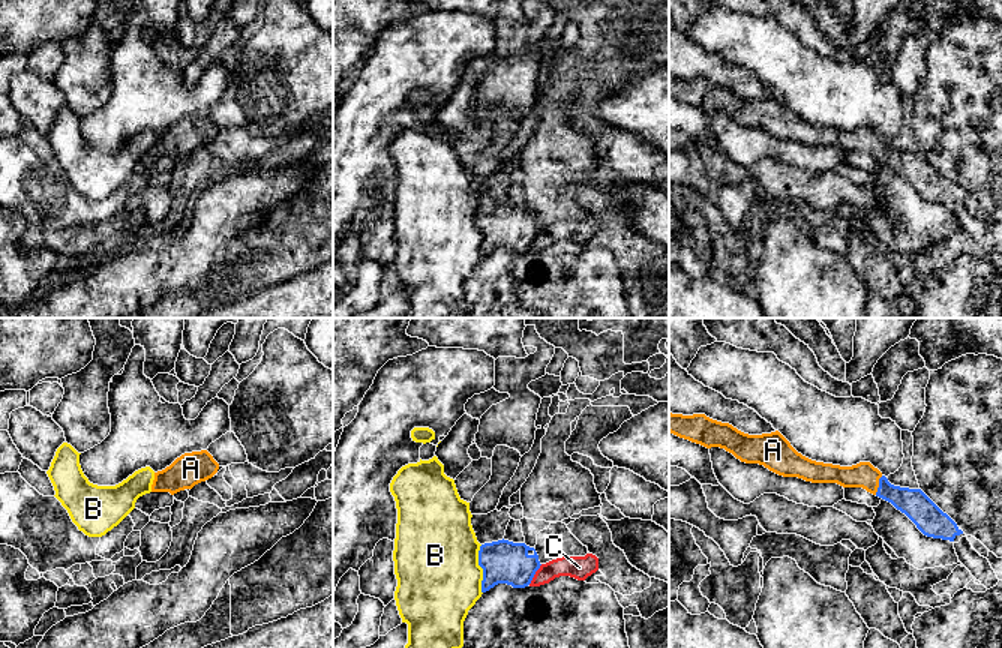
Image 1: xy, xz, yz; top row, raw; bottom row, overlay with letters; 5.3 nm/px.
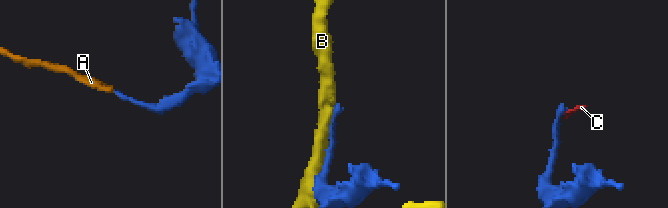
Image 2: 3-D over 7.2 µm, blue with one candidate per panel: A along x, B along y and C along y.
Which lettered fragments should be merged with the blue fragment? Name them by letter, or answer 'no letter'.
A

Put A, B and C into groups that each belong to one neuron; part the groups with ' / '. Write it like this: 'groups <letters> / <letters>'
groups A / B / C

